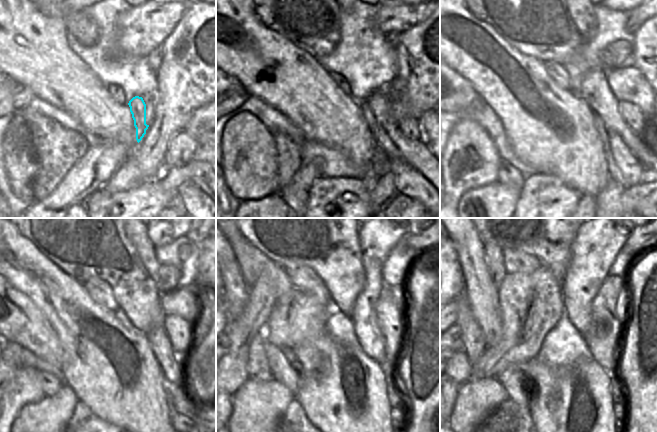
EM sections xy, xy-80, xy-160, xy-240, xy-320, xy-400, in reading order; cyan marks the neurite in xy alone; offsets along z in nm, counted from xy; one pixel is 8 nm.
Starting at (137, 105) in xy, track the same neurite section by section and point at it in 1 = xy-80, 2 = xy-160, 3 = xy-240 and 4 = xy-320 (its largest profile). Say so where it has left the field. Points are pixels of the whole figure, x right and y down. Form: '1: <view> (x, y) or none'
1: xy-80 (366, 110)
2: xy-160 (613, 172)
3: xy-240 (172, 408)
4: xy-320 (396, 400)

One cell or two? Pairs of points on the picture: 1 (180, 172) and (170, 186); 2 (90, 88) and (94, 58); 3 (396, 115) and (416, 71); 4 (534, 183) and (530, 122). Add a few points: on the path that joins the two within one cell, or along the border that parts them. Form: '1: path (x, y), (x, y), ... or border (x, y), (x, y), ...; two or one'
1: path (177, 175), (170, 183); one
2: border (76, 53), (107, 85); two
3: path (407, 104), (416, 95), (416, 82); one
4: border (536, 174), (550, 174), (559, 180); two

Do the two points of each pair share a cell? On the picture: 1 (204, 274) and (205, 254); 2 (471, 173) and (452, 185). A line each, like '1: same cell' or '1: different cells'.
1: same cell
2: same cell

